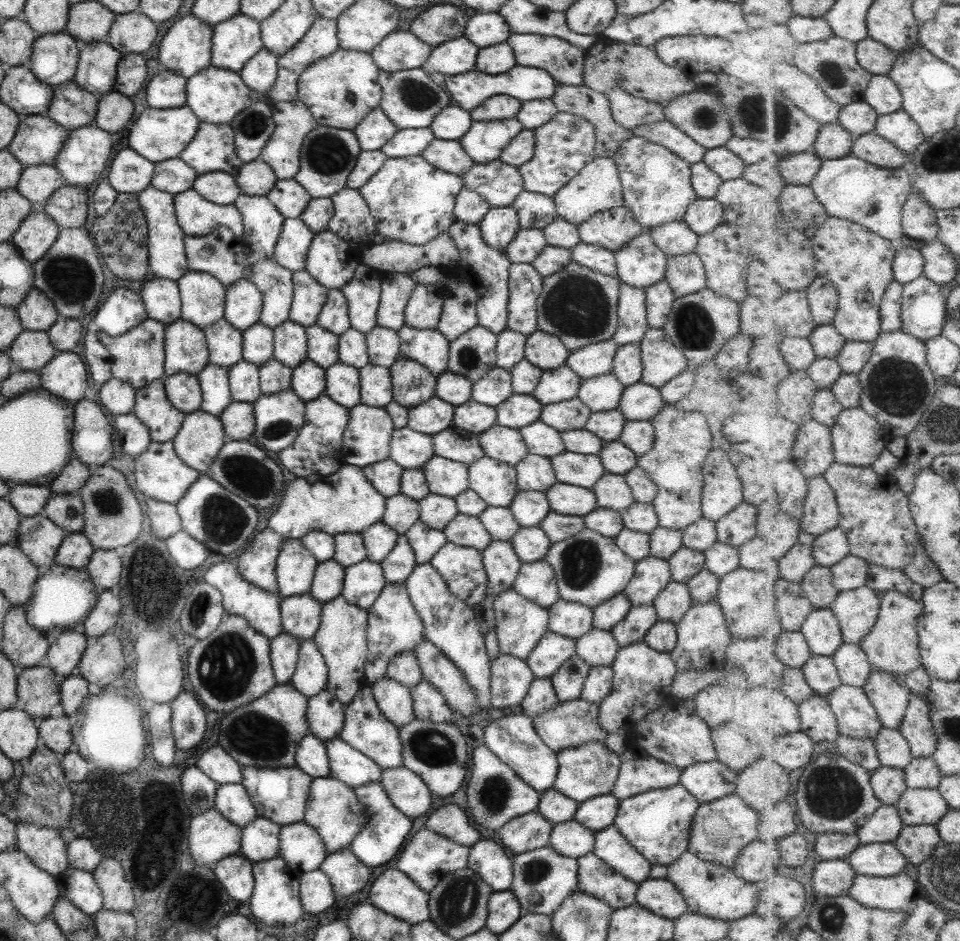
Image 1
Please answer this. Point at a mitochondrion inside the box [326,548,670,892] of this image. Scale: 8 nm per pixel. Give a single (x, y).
(433, 748)

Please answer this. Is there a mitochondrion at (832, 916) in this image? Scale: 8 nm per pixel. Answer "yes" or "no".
yes

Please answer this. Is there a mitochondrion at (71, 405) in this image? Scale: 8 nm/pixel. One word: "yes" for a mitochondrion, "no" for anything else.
no

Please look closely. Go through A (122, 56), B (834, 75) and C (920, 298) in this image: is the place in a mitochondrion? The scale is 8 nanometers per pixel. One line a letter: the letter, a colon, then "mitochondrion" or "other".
A: other
B: mitochondrion
C: other

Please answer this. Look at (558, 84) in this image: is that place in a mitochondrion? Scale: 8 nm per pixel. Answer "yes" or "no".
no

